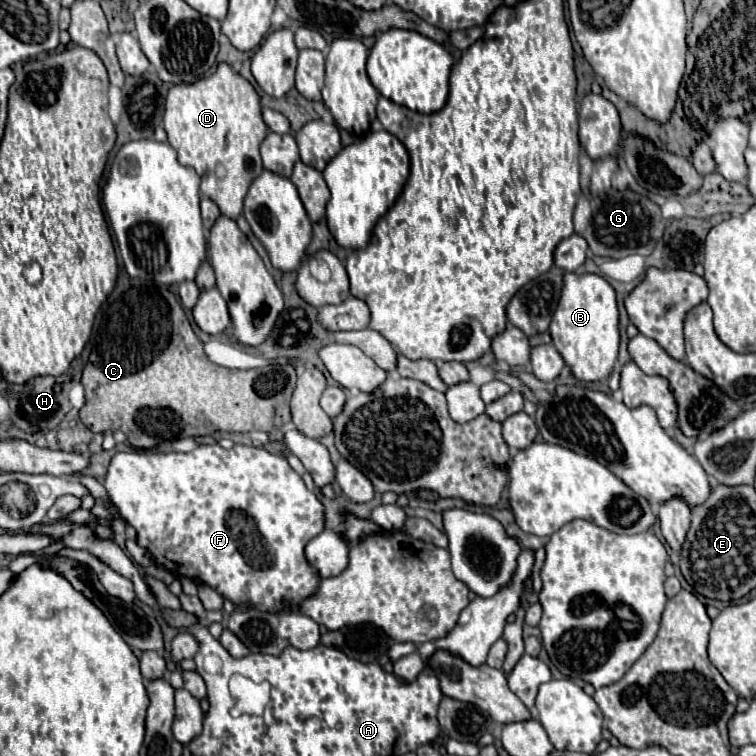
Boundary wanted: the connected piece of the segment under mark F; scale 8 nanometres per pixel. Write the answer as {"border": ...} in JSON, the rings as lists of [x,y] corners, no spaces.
{"border":[[[203,444],[185,454],[132,449],[113,456],[103,486],[127,524],[137,530],[139,544],[147,548],[155,564],[177,576],[207,582],[233,604],[251,602],[257,610],[291,610],[319,586],[319,574],[307,564],[303,548],[323,530],[323,504],[305,488],[285,456],[241,444],[231,450]]]}

